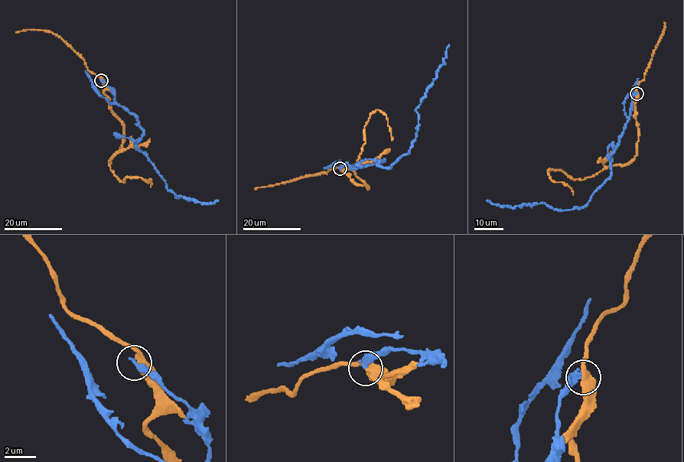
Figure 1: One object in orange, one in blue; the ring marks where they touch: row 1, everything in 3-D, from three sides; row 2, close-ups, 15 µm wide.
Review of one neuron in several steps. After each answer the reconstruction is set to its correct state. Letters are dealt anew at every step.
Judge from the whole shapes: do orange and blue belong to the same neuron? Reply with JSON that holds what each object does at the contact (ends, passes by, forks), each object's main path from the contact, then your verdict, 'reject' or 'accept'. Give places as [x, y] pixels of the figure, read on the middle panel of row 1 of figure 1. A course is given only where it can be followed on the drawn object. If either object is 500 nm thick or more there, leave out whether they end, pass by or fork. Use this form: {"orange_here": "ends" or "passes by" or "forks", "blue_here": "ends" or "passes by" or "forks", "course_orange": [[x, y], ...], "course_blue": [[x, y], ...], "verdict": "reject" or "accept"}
{"orange_here": "passes by", "blue_here": "ends", "course_orange": [[340, 169], [367, 189], [354, 167], [365, 142], [364, 127], [377, 109], [386, 117], [392, 140]], "course_blue": [[340, 168], [383, 160], [378, 165], [387, 167], [407, 153], [415, 138], [415, 109], [449, 44]], "verdict": "reject"}

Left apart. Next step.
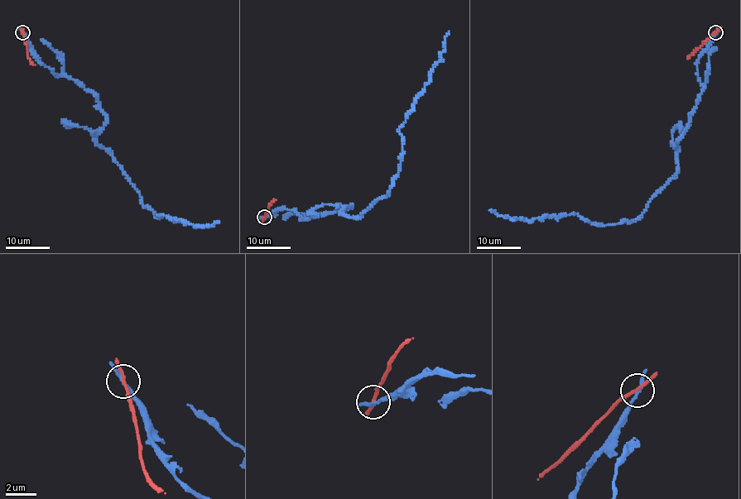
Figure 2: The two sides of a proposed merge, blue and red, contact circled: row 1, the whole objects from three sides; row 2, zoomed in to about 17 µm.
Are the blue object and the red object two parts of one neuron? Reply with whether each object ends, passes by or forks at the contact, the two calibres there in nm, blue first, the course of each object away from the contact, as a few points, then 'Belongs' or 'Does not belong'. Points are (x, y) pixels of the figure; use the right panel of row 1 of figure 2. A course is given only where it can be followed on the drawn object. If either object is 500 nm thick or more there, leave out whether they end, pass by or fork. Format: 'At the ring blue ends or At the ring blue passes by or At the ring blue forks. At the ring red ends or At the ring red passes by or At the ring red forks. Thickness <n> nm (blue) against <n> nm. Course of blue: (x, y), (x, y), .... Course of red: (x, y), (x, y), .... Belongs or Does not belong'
At the ring blue passes by. At the ring red passes by. Thickness 200 nm (blue) against 200 nm. Course of blue: (715, 32), (697, 62), (703, 88), (676, 142), (678, 170), (636, 220), (526, 221), (490, 210). Course of red: (715, 32), (687, 58). Does not belong

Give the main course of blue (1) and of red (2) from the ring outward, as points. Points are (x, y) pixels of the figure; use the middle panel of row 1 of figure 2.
1: (264, 217), (350, 206), (342, 214), (356, 218), (388, 194), (399, 130), (449, 31)
2: (264, 217), (269, 203), (275, 199)

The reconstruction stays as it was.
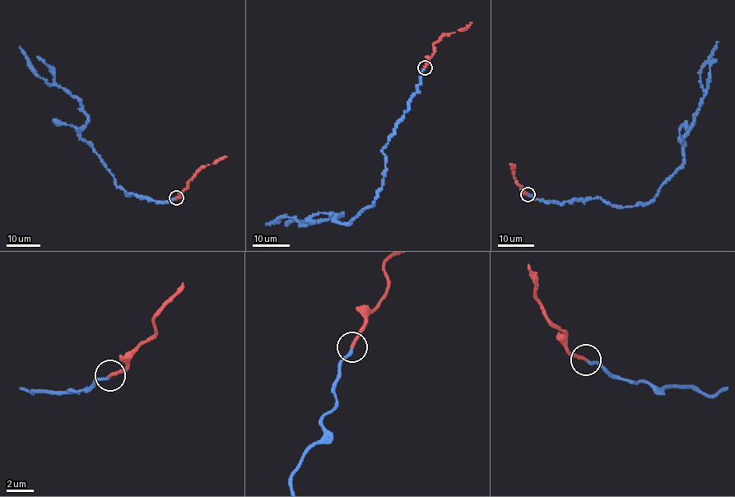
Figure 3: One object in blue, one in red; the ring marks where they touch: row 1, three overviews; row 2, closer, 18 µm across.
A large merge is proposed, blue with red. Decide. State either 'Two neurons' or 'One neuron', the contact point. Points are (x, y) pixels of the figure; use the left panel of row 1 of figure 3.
One neuron. Place: (176, 197)

